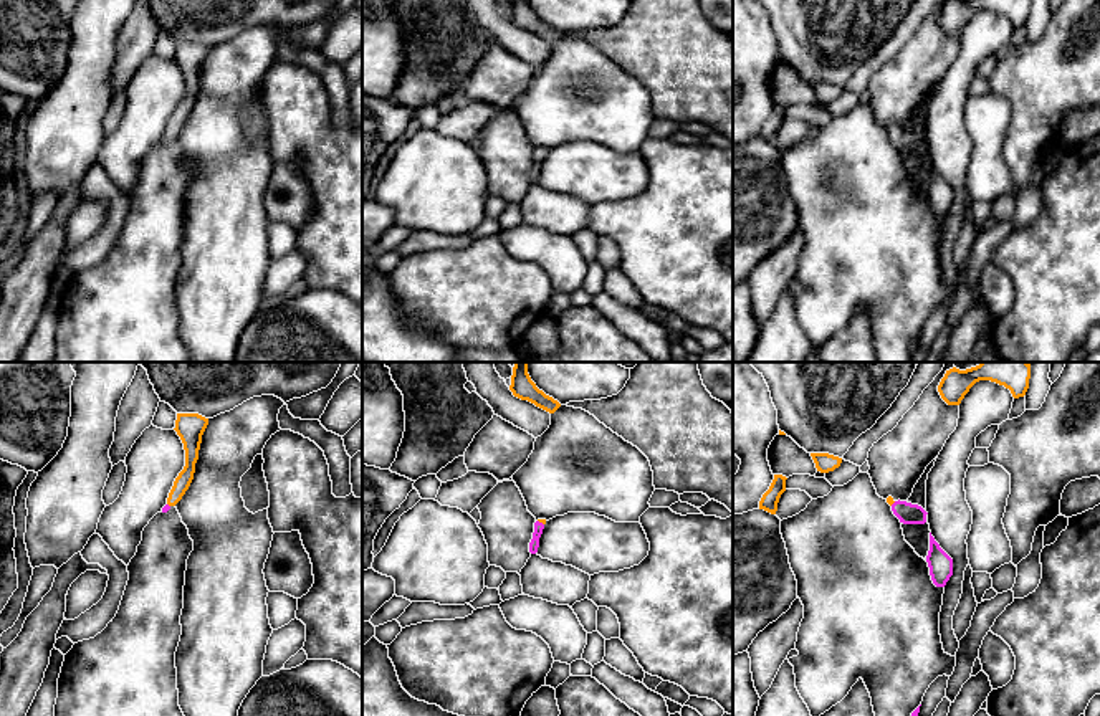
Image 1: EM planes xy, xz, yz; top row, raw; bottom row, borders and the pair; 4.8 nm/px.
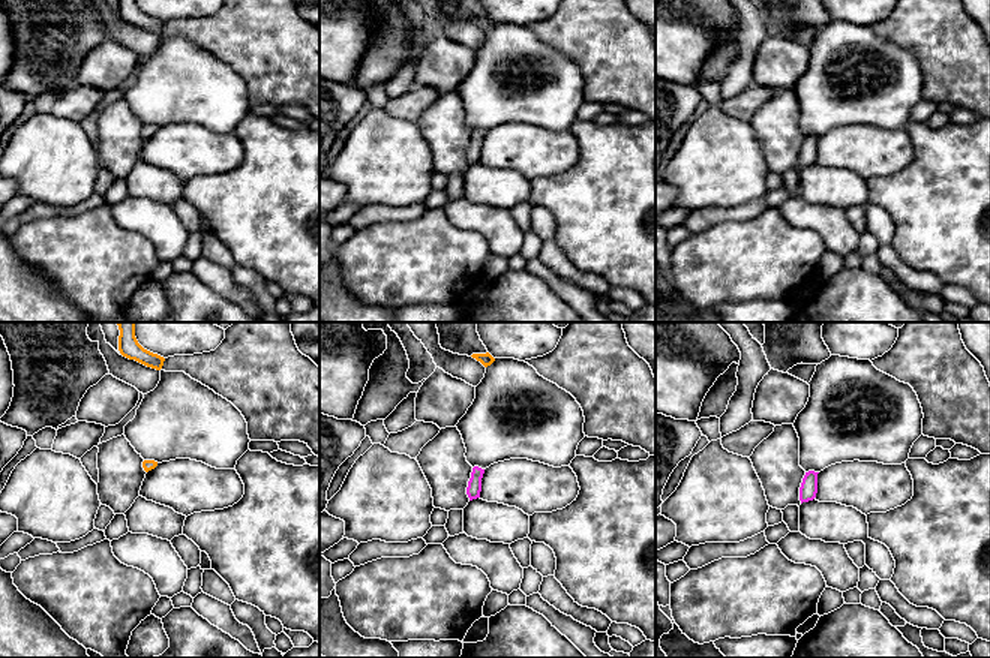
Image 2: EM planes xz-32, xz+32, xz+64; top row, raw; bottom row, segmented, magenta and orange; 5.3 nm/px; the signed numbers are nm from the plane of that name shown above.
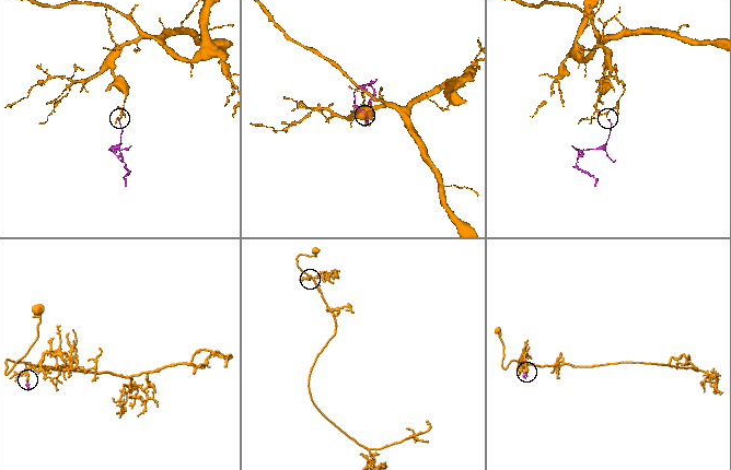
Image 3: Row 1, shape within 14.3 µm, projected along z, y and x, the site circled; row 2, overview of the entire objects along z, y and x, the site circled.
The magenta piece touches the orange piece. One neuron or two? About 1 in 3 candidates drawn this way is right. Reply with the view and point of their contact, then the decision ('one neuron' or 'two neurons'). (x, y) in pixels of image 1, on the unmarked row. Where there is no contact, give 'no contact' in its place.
xz (541, 152) | one neuron

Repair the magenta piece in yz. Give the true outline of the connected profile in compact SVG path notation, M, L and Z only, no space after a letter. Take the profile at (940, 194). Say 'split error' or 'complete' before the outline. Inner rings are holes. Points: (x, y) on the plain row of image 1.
complete; M930 162L930 180L926 185L931 210L936 217L945 217L953 205L953 189L940 177Z

